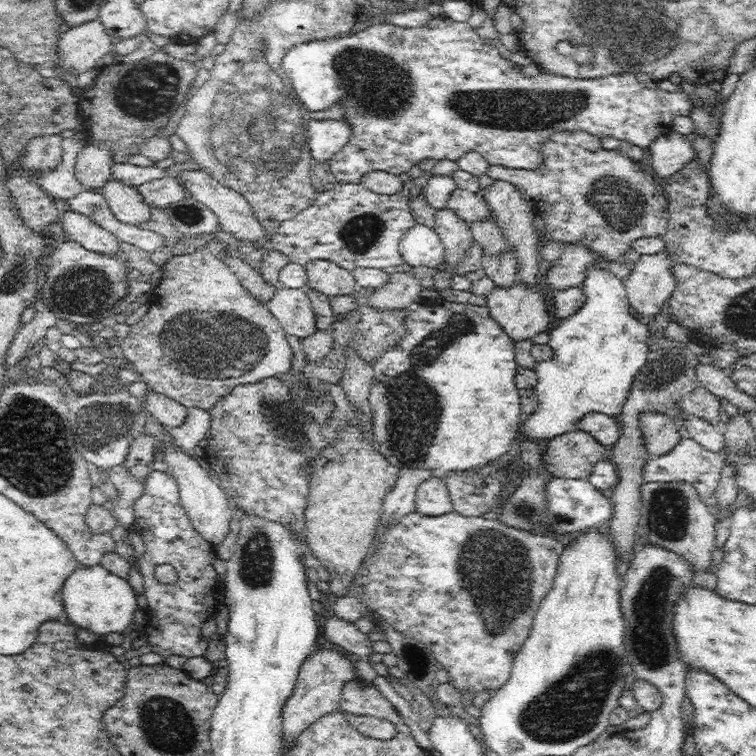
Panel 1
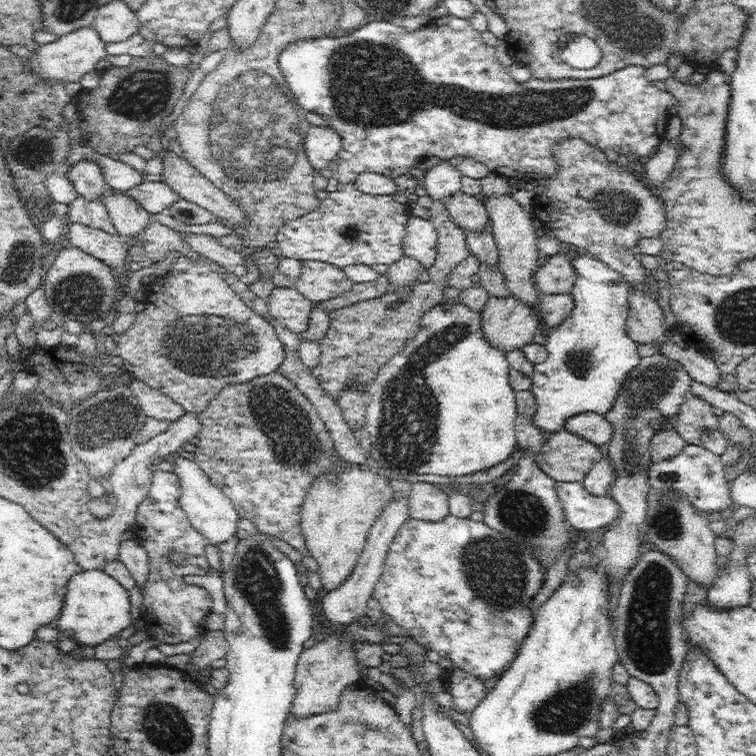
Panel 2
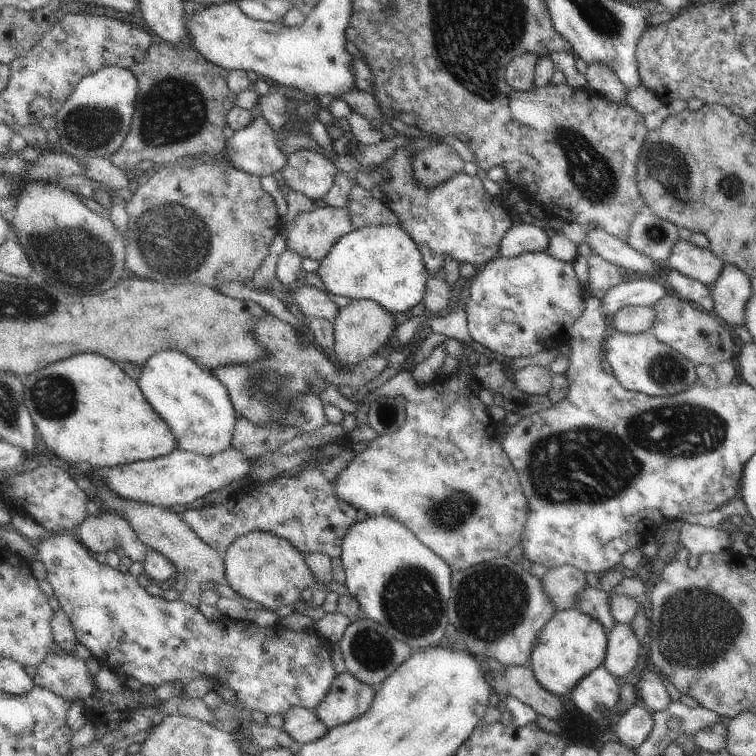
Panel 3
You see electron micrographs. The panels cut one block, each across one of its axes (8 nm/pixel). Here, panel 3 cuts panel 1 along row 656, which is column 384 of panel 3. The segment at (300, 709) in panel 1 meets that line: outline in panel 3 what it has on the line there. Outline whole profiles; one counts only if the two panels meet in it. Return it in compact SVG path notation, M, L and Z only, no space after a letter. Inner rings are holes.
M352 299L348 305L339 308L333 322L334 342L330 354L340 367L350 370L382 350L382 346L395 334L397 326L392 313L375 300Z

